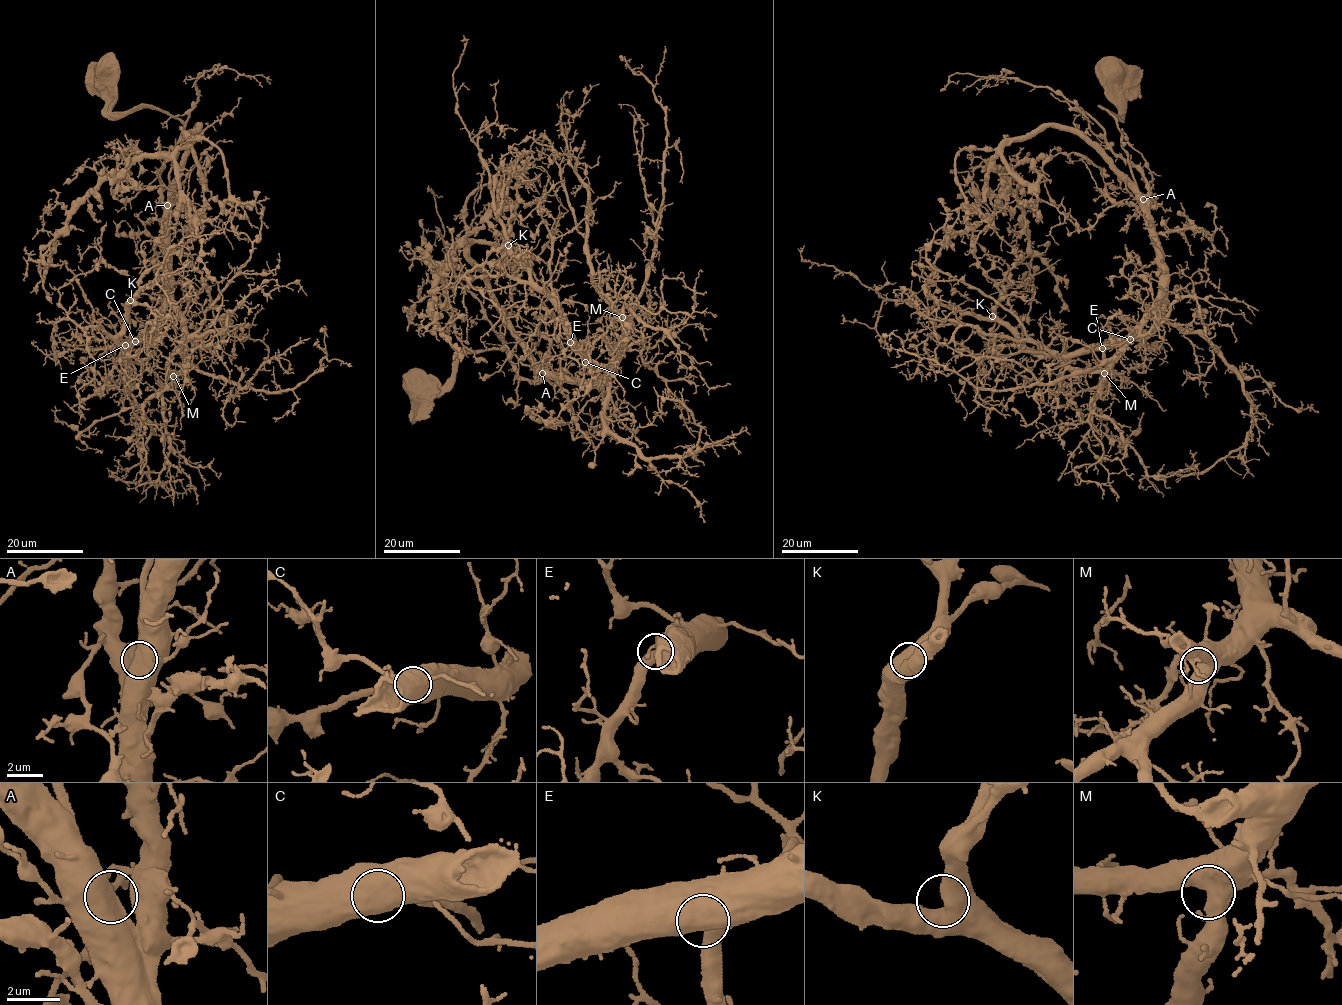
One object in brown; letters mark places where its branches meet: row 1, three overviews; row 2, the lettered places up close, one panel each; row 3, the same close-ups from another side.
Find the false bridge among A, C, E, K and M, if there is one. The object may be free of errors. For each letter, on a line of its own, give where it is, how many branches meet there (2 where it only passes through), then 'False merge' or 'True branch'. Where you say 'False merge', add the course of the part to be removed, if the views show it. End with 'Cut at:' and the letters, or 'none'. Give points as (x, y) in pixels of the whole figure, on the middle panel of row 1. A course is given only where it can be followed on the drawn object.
A: Place: (542, 373). Branches: 1. True branch
C: Place: (585, 362). Branches: 2. True branch
E: Place: (570, 342). Branches: 2. True branch
K: Place: (508, 245). Branches: 1. True branch
M: Place: (622, 317). Branches: 2. True branch
Cut at: none

